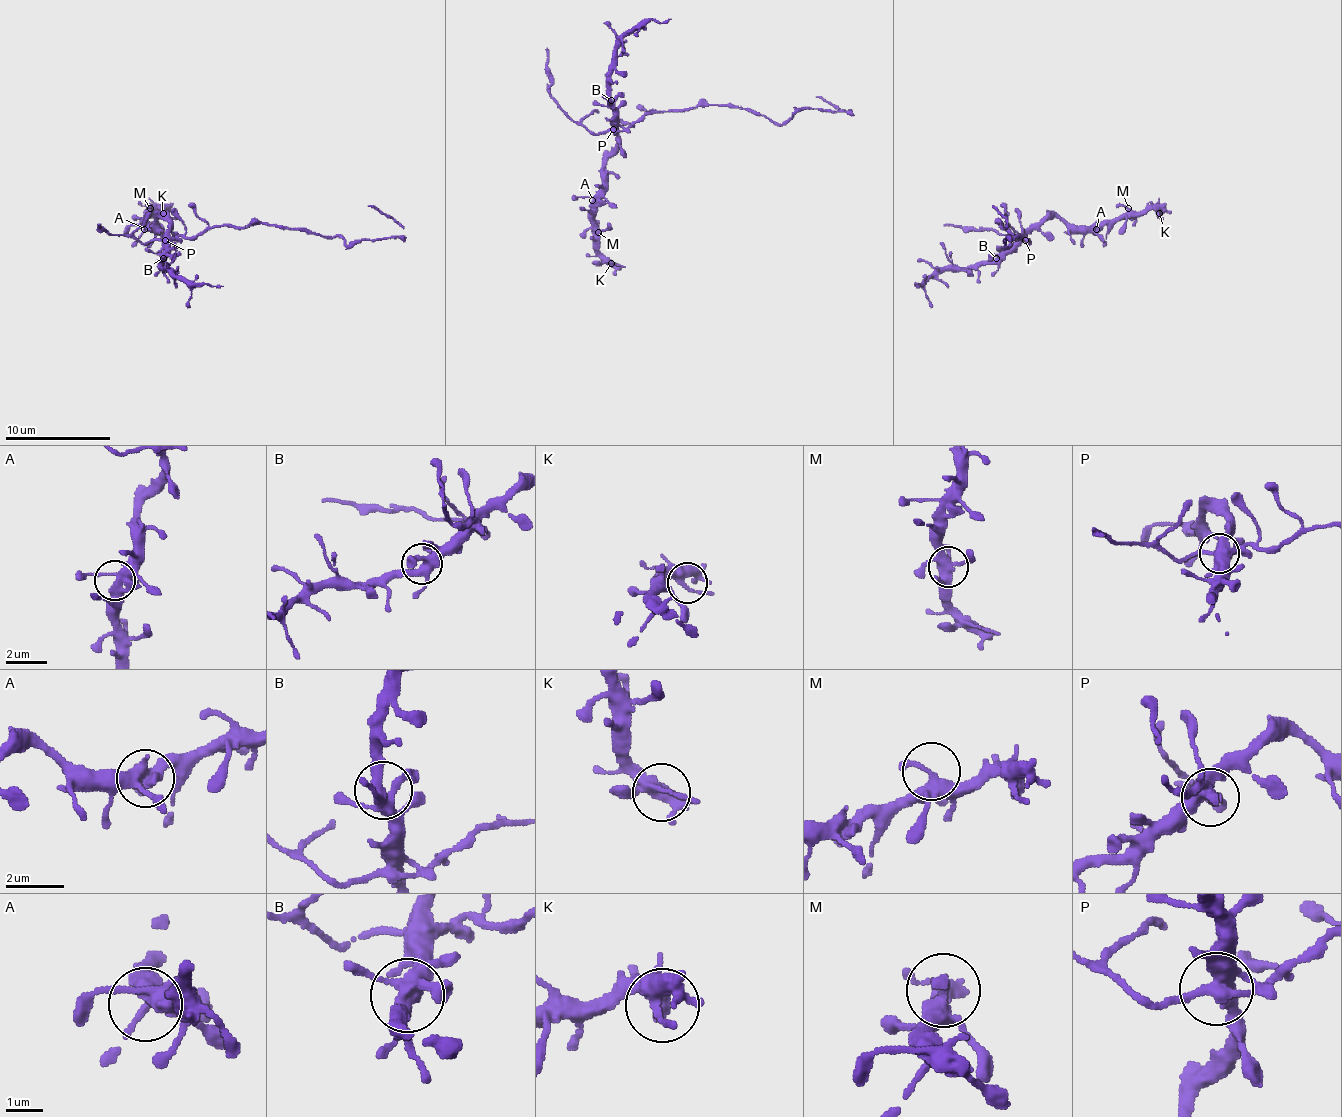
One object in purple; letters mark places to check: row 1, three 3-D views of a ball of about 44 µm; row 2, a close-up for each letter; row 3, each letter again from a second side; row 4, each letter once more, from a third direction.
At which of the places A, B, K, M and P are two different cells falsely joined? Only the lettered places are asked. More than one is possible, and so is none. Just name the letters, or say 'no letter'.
P

